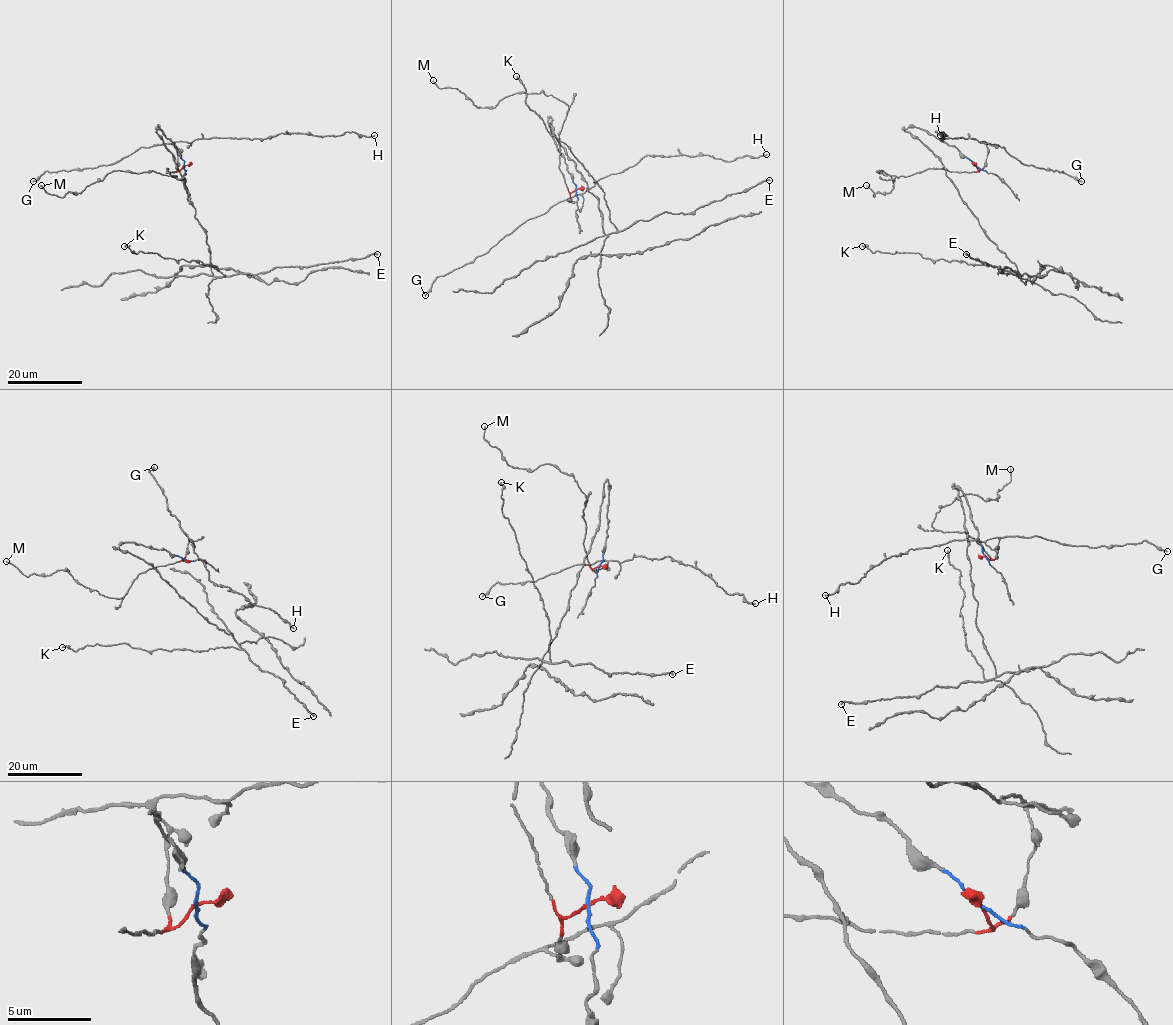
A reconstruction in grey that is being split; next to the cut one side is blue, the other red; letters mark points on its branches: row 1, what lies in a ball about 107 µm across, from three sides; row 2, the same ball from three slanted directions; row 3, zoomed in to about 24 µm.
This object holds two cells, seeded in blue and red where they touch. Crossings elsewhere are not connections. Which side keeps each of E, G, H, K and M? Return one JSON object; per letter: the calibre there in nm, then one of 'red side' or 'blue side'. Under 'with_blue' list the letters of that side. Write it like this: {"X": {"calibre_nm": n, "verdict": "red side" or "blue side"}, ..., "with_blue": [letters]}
{"E": {"calibre_nm": 240, "verdict": "blue side"}, "G": {"calibre_nm": 180, "verdict": "red side"}, "H": {"calibre_nm": 200, "verdict": "red side"}, "K": {"calibre_nm": 180, "verdict": "blue side"}, "M": {"calibre_nm": 150, "verdict": "red side"}, "with_blue": ["E", "K"]}

